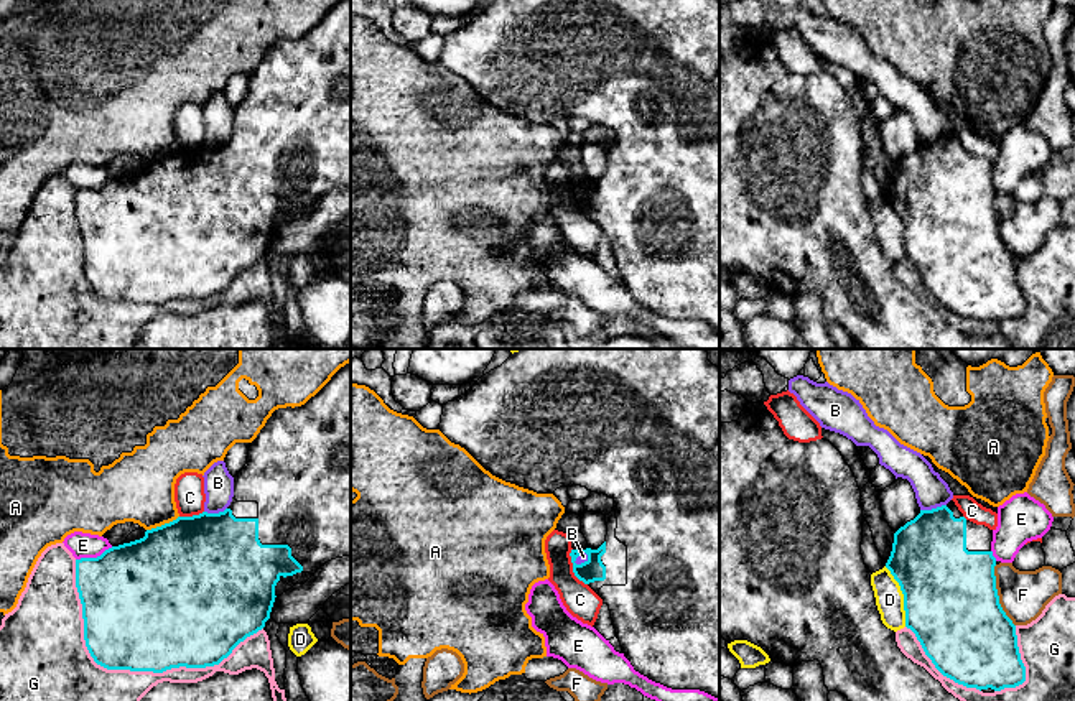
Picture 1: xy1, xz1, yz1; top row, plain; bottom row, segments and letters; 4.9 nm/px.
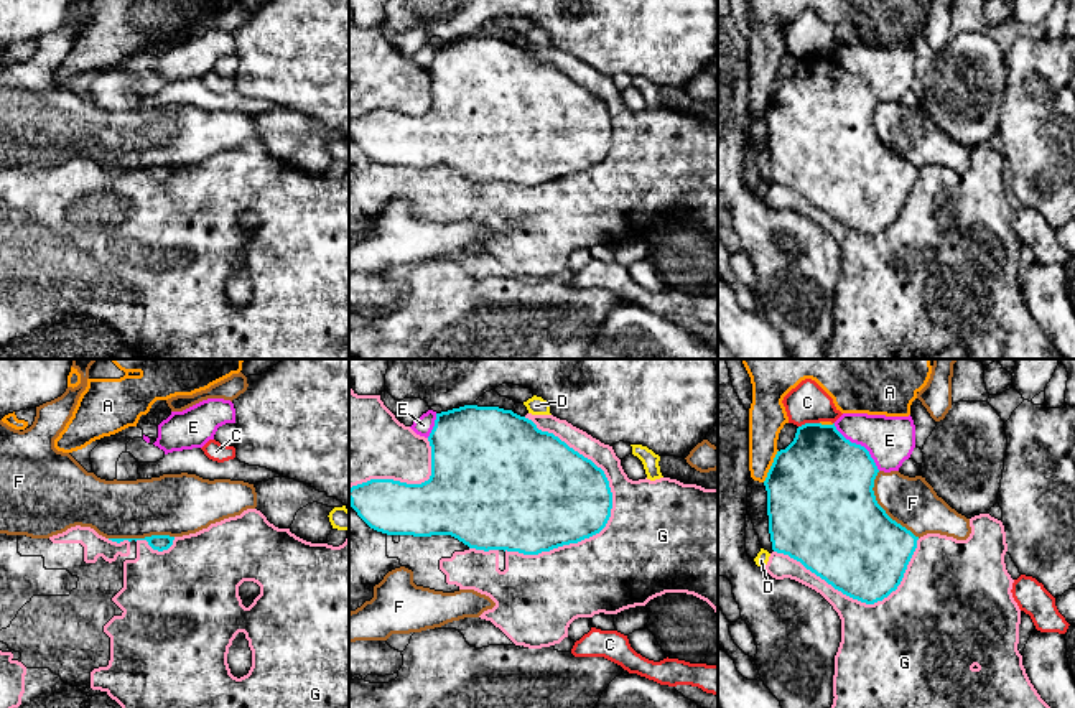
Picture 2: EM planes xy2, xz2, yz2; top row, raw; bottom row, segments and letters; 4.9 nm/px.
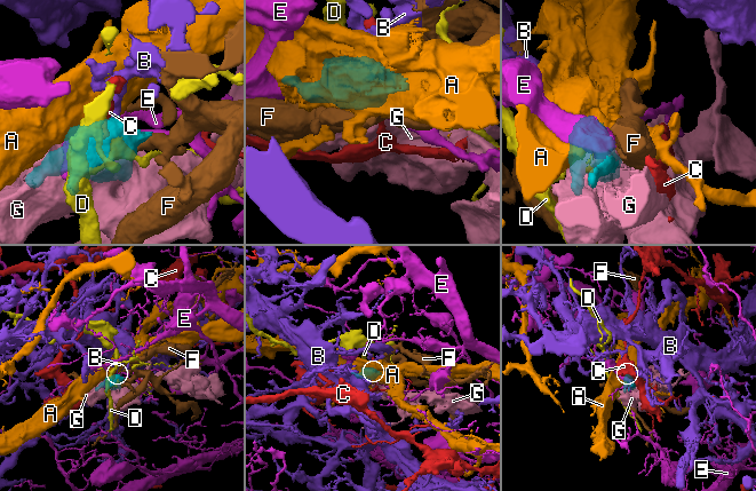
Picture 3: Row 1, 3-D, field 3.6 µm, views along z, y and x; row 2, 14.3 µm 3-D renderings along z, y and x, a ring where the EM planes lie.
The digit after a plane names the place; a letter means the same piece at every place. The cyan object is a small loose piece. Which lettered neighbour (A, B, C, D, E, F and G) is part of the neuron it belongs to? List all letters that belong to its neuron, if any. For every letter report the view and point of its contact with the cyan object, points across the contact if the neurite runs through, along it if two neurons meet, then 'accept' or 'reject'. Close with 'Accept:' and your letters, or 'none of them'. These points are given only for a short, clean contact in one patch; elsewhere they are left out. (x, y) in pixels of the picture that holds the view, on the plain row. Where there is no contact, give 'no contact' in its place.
A: meets cyan in xy1 at (162, 157); reject
B: meets cyan in yz1 at (932, 140); border along yz1 (945, 135), (921, 142); reject
C: meets cyan in xz1 at (573, 199); border along xz1 (572, 180), (572, 203), (586, 216); reject
D: meets cyan in yz1 at (904, 227); reject
E: meets cyan in yz2 at (860, 76); reject
F: meets cyan in yz2 at (883, 140); reject
G: meets cyan in xy1 at (129, 300); reject
Accept: none of them

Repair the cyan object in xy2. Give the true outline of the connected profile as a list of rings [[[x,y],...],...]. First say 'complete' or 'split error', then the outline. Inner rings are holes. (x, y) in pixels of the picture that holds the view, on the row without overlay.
complete | [[[151,166],[151,168],[145,168],[145,170],[109,170],[112,173],[123,173],[123,171],[147,171],[148,176],[153,179],[153,181],[158,181],[158,183],[163,183],[163,181],[168,181],[171,176],[173,176],[173,171],[175,168],[170,168],[170,166]]]

